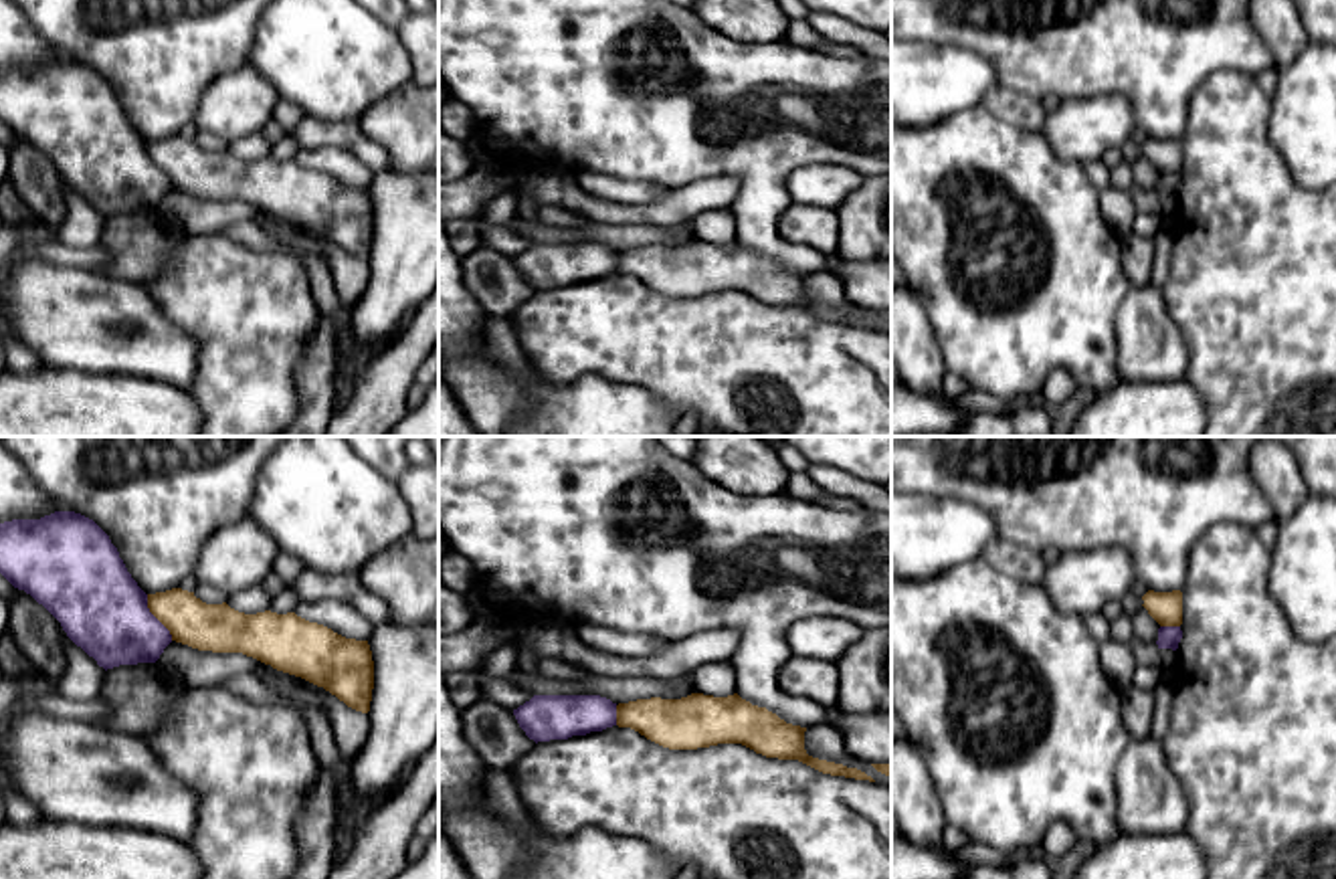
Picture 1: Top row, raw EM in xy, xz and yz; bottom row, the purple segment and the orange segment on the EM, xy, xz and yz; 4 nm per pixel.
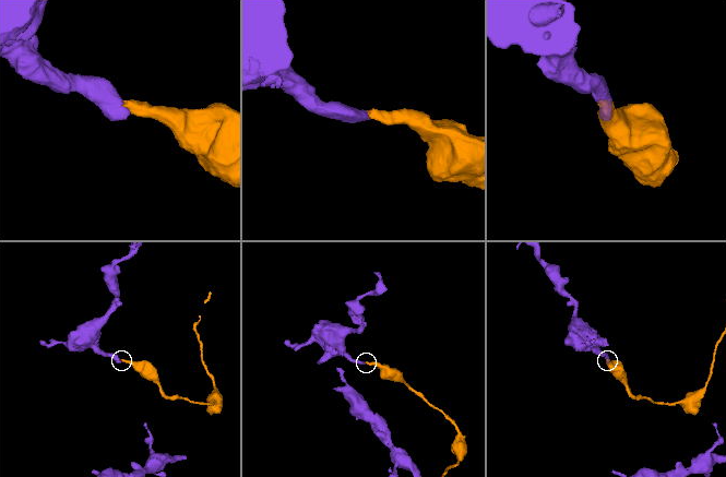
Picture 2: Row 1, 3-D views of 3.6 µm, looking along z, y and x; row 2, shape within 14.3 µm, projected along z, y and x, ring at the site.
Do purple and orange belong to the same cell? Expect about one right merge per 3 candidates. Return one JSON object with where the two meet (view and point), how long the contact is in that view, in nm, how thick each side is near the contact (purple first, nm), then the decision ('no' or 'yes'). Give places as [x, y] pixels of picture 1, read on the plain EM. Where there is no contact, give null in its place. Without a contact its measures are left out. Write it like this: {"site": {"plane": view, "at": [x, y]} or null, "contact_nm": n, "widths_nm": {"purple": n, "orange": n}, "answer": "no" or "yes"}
{"site": {"plane": "xy", "at": [154, 164]}, "contact_nm": 220, "widths_nm": {"purple": 340, "orange": 190}, "answer": "no"}

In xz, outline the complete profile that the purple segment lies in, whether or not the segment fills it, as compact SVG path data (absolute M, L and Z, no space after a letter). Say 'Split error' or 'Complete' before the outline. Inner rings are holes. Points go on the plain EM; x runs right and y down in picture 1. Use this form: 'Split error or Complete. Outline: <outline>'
Complete. Outline: M534 242L513 257L530 287L550 289L616 273L616 251L600 242Z

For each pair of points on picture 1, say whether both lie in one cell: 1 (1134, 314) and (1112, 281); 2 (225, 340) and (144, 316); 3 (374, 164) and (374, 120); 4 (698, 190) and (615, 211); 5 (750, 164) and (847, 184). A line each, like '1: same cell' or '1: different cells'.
1: different cells
2: different cells
3: different cells
4: same cell
5: different cells

